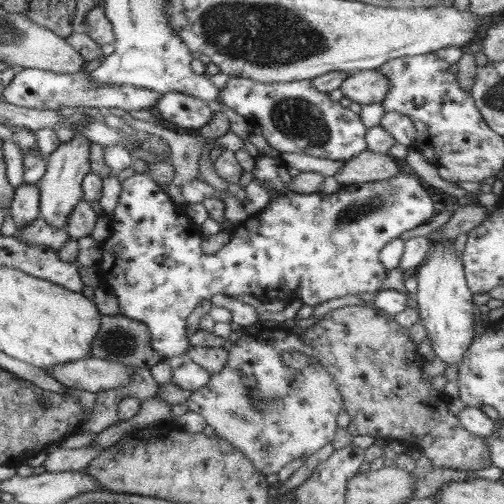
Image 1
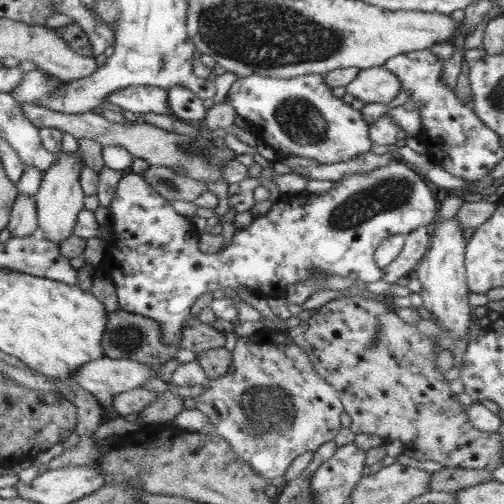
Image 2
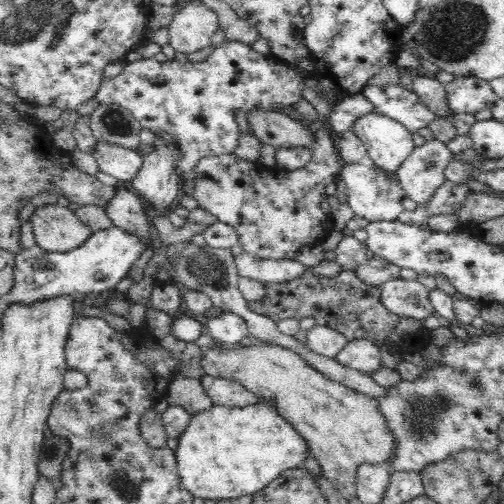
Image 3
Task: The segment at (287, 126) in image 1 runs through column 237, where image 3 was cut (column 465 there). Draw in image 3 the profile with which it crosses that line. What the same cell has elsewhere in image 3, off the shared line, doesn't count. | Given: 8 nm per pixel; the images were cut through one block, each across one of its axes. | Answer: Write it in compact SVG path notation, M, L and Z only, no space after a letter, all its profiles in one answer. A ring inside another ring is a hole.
M454 78L452 82L444 84L444 90L446 90L446 106L448 106L446 114L430 110L414 90L410 90L402 84L392 84L392 82L384 84L384 86L366 86L364 98L372 104L372 110L376 114L382 114L382 116L388 116L388 118L400 122L412 134L418 132L420 128L428 128L432 122L436 122L440 118L450 118L450 116L456 116L456 114L478 114L482 110L492 110L498 102L498 96L494 94L490 82L476 80L476 78Z

